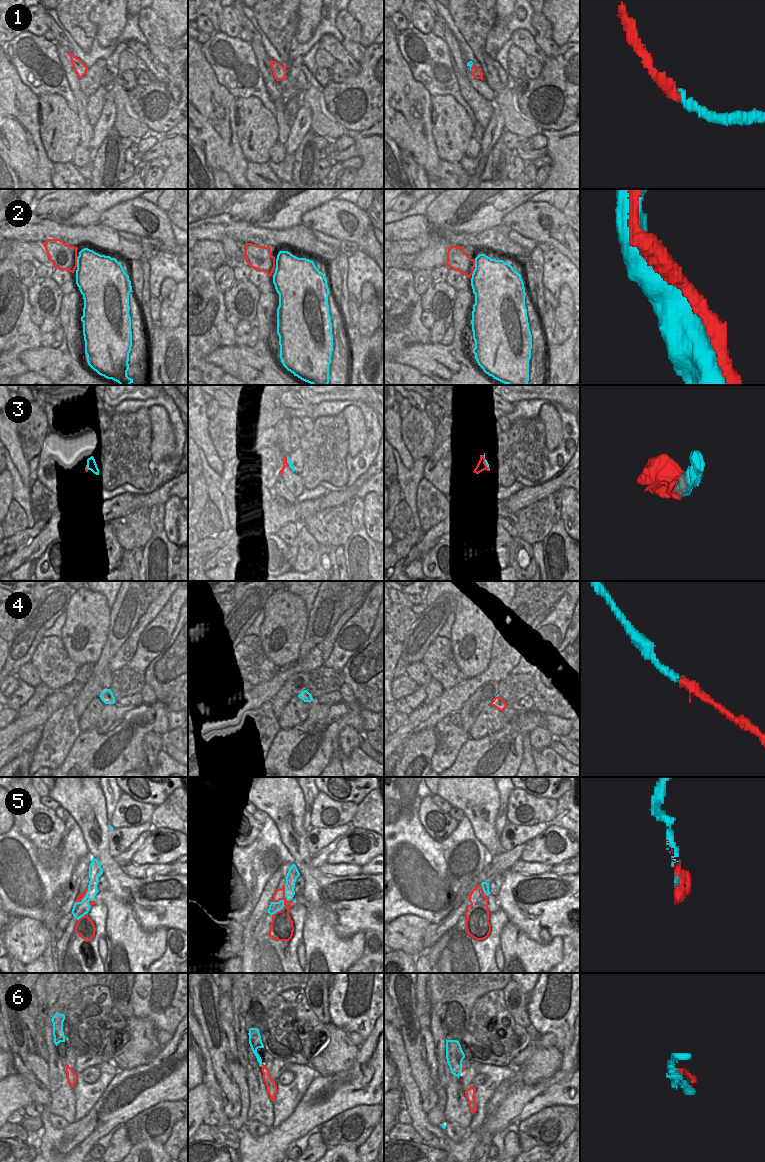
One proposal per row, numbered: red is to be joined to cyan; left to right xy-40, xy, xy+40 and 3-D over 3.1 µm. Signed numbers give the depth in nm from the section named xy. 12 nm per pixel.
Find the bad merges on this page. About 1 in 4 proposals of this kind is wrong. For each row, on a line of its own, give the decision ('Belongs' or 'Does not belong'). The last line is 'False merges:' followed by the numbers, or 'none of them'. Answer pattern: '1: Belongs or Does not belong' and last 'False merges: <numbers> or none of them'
1: Belongs
2: Belongs
3: Belongs
4: Belongs
5: Does not belong
6: Does not belong
False merges: 5, 6

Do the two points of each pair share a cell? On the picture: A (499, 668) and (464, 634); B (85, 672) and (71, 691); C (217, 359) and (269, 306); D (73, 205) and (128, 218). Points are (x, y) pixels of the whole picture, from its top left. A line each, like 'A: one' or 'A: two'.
A: two
B: two
C: one
D: two

